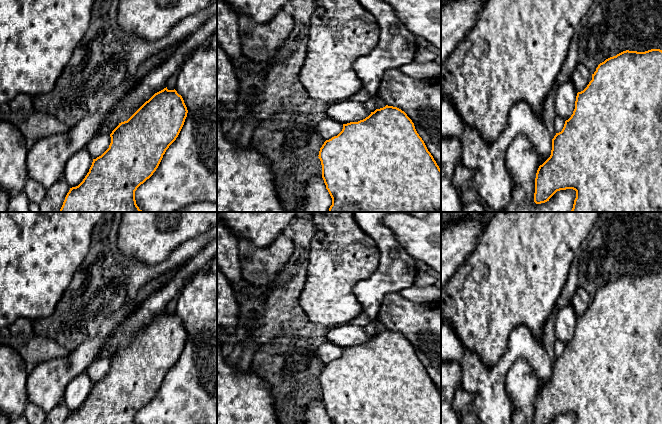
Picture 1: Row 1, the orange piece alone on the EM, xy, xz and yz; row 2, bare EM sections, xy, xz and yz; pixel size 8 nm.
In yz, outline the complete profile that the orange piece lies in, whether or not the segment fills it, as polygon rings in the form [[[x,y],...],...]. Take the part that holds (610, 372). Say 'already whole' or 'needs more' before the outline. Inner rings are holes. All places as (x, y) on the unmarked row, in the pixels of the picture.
already whole; [[[626,274],[606,283],[598,289],[587,311],[577,317],[573,338],[552,363],[551,379],[537,394],[534,424],[549,424],[557,415],[566,413],[576,415],[575,424],[662,424],[662,274]]]

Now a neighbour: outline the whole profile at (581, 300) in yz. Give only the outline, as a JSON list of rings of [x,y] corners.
[[[578,287],[572,298],[572,306],[577,316],[583,315],[592,304],[592,298],[583,287]]]

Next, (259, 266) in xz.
[[[283,234],[267,247],[259,248],[251,240],[238,238],[241,273],[246,284],[265,286],[272,283],[294,253],[294,243]]]

